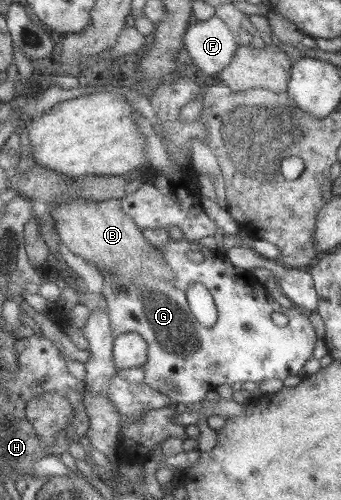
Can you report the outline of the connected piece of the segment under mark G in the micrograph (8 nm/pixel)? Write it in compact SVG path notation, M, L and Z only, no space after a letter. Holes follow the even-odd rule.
M184 237L179 240L168 239L164 245L158 245L158 250L163 252L163 258L168 266L175 271L173 281L161 281L152 276L148 271L140 271L132 280L131 285L125 289L119 289L119 282L110 274L104 273L103 296L107 302L112 329L115 338L126 333L138 333L142 335L149 344L150 358L145 362L146 373L145 382L152 388L168 395L174 403L192 404L193 402L203 402L208 390L215 390L220 384L234 384L234 382L254 382L259 384L264 380L282 380L297 372L312 354L316 334L308 320L308 313L296 308L286 309L280 307L263 284L260 284L247 270L234 267L226 258L225 252L220 252L216 248L208 249L197 241L189 241ZM188 250L198 250L202 254L202 262L194 263L186 257ZM199 282L203 284L213 296L218 318L216 322L206 328L196 321L190 312L185 290L189 284ZM272 312L283 313L288 322L286 326L276 326L270 318ZM166 382L175 382L177 389L173 389Z

